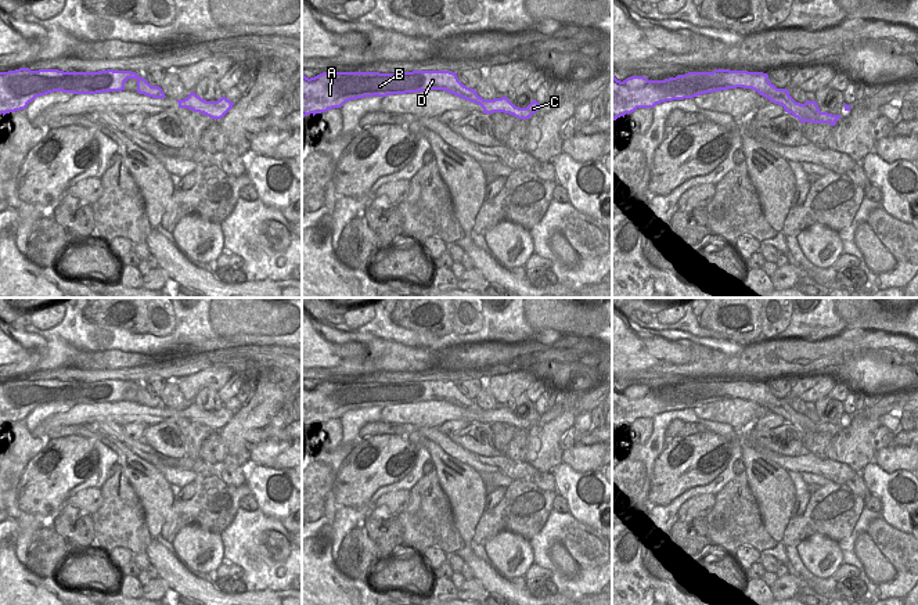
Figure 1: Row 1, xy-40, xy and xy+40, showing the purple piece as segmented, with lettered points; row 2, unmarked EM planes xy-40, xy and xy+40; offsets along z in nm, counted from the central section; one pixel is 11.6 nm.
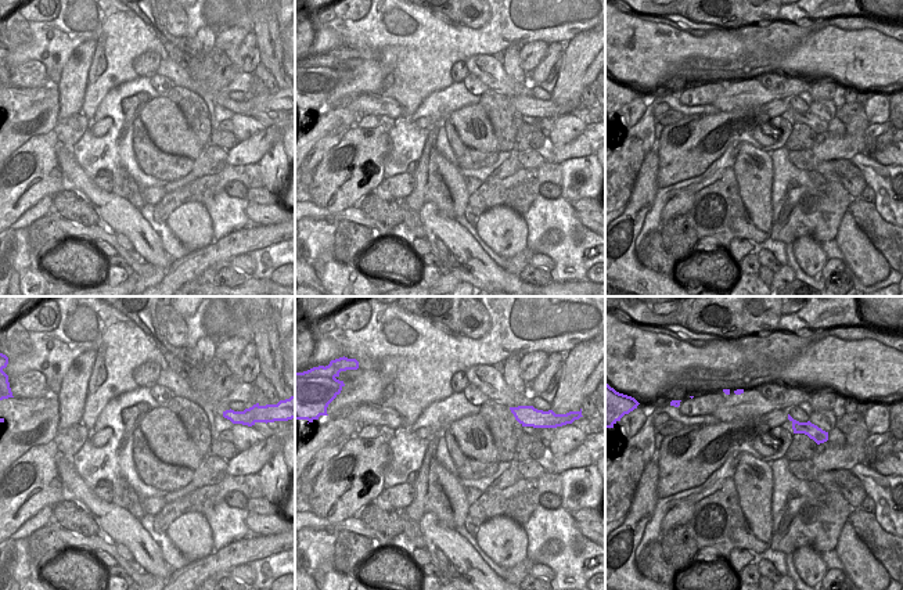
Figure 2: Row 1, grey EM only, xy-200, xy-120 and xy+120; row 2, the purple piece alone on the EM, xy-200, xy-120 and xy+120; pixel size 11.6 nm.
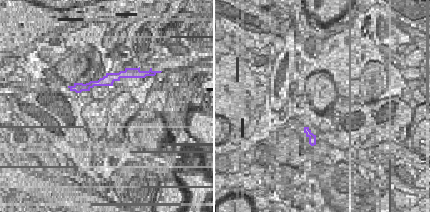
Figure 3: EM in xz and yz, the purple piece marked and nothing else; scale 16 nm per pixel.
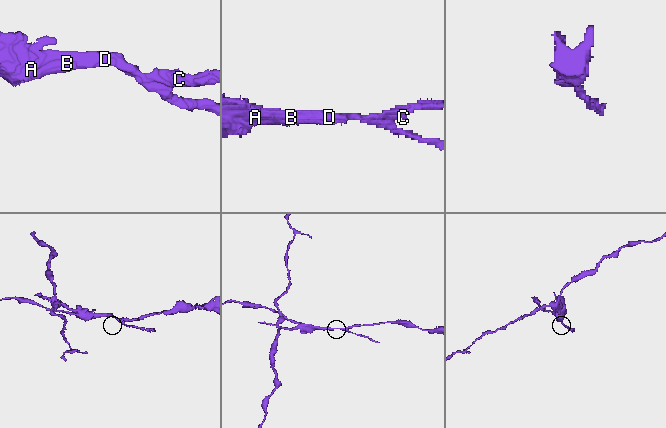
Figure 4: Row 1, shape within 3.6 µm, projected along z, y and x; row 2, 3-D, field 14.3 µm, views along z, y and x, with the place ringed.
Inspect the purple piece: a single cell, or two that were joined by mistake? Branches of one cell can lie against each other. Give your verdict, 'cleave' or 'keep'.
cleave

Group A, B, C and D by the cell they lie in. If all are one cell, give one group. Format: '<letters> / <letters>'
A B D / C

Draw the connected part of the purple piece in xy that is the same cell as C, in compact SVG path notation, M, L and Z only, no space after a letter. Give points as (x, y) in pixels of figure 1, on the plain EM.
M505 406L501 408L486 410L479 415L483 418L483 424L498 421L514 425L518 429L529 429L540 418L540 414L536 410L533 410L526 418L515 417Z

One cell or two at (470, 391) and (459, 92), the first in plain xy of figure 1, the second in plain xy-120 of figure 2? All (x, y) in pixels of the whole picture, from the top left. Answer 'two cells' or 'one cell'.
two cells

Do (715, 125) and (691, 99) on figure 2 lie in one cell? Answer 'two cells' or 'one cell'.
two cells

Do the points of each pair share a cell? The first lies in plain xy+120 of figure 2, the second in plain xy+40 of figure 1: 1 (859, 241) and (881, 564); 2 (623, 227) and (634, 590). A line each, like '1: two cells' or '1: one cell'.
1: one cell
2: one cell

